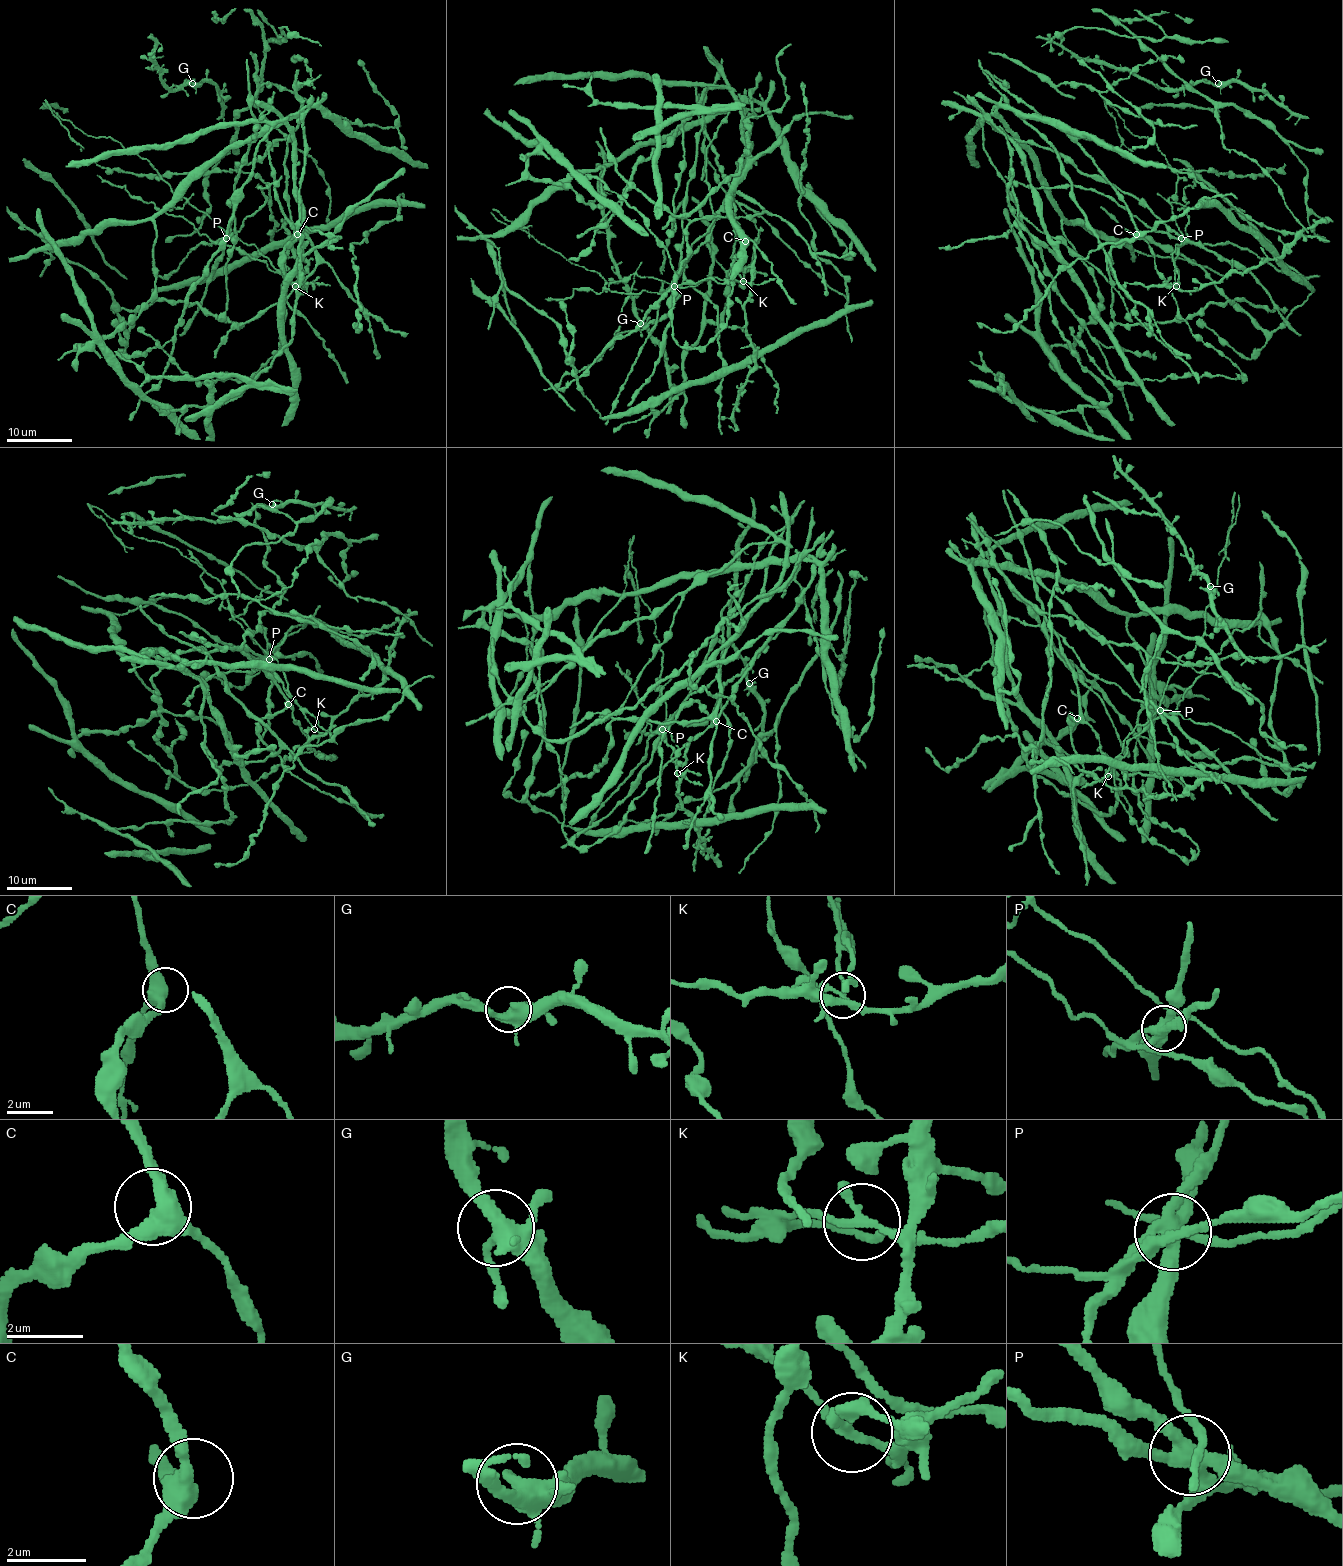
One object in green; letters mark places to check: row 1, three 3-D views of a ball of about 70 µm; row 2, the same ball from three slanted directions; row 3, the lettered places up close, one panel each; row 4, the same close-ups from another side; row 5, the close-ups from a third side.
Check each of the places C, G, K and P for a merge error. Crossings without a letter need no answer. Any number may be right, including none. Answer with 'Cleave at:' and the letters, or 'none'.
Cleave at: K, P

